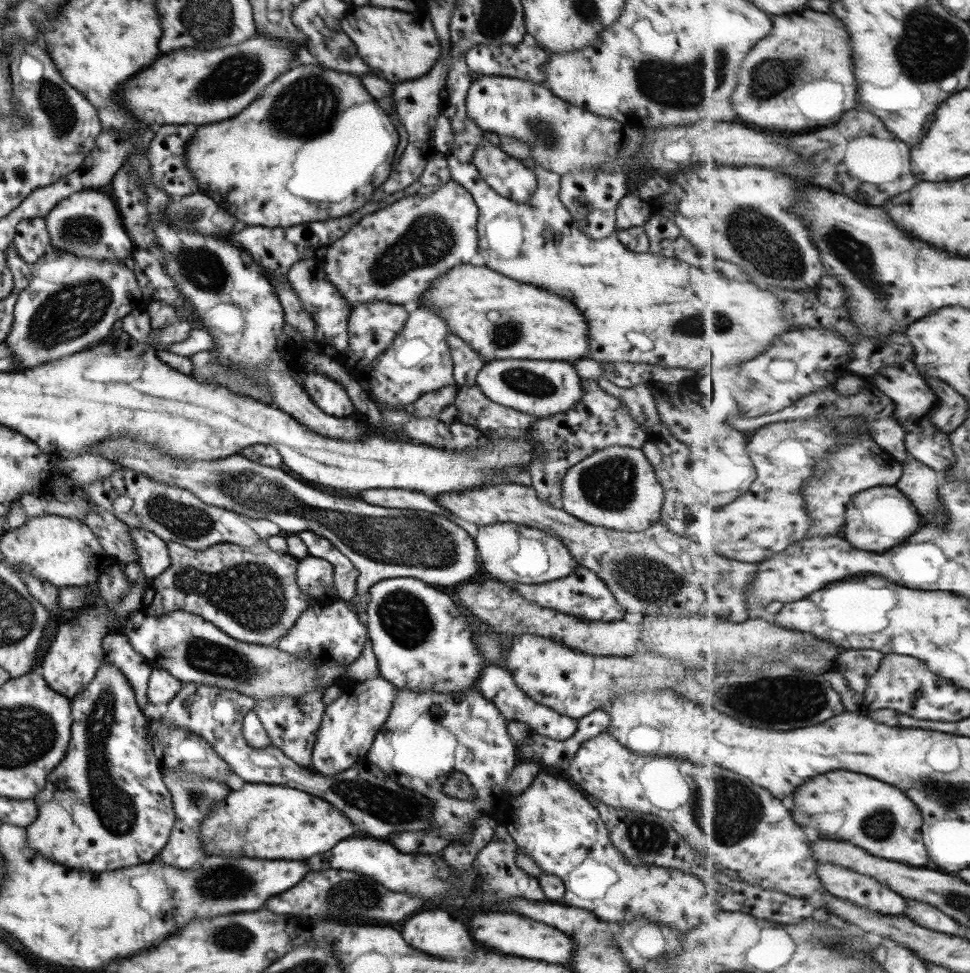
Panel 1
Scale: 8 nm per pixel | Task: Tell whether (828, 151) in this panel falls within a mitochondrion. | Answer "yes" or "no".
yes

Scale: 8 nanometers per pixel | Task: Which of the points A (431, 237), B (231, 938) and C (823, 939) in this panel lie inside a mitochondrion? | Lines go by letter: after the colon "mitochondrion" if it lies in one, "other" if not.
A: mitochondrion
B: mitochondrion
C: mitochondrion

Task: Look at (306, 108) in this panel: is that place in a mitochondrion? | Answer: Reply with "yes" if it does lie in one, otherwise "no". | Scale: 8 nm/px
yes

